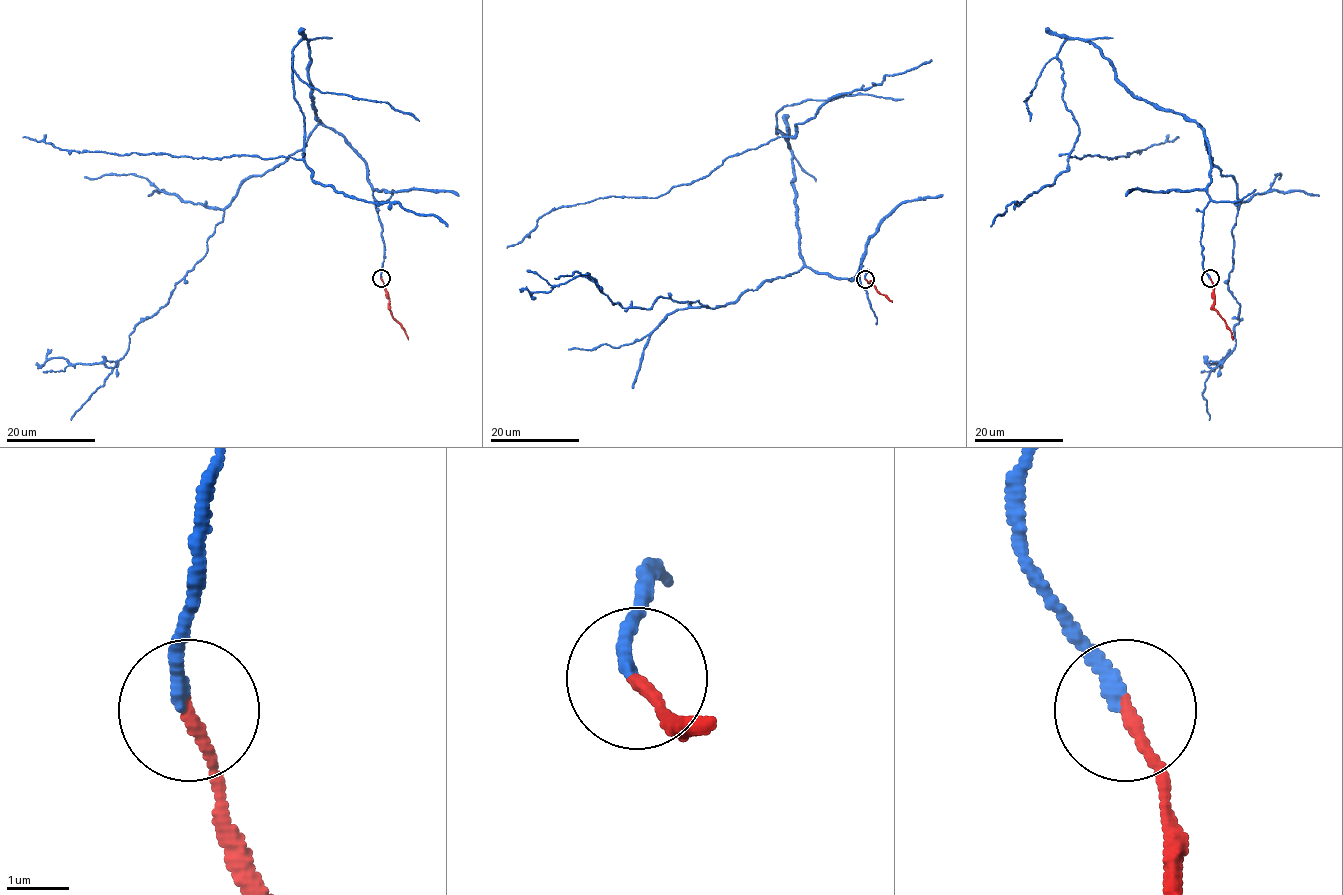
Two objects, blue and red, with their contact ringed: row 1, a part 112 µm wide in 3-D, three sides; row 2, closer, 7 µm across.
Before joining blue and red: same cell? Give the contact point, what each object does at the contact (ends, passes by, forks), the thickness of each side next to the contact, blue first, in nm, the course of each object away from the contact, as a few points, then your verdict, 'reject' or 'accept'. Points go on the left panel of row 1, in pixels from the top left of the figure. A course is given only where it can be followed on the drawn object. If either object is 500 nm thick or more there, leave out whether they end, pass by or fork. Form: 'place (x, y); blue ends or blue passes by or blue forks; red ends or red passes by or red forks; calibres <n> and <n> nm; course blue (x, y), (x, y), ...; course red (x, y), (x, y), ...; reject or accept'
place (381, 278); blue ends; red ends; calibres 220 and 200 nm; course blue (381, 278), (366, 162), (315, 114), (303, 39), (292, 52), (297, 159), (78, 152), (22, 137); course red (382, 278), (388, 308), (408, 339); accept

